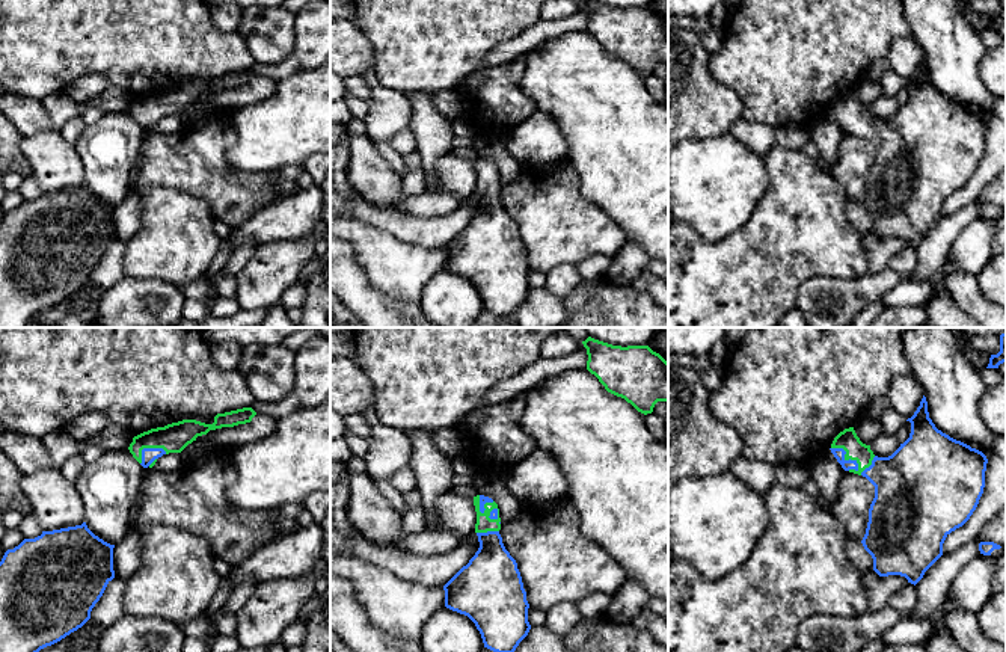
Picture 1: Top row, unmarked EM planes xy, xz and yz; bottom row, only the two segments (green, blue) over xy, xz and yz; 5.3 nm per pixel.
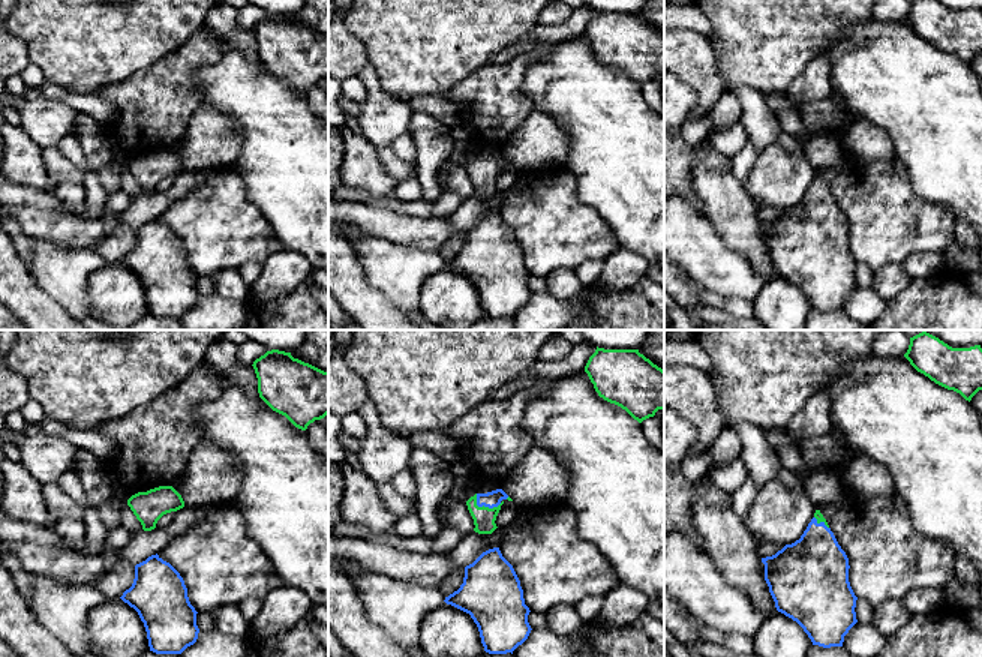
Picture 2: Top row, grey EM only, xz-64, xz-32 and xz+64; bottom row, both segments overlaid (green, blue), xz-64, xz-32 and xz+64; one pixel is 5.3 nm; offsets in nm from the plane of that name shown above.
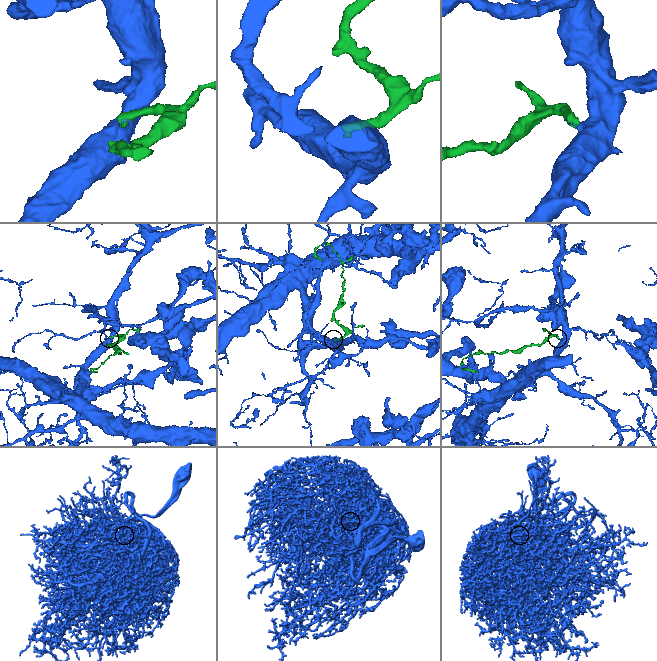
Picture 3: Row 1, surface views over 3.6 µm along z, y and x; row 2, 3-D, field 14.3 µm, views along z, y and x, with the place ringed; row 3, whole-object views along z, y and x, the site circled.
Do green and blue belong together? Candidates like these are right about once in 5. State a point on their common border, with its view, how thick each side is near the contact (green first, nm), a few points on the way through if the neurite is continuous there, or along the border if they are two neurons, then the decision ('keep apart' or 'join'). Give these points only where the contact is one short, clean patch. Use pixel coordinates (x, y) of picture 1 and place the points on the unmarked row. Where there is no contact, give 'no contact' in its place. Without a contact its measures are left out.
contact yz (845, 119); calibres 110 and 60 nm; way yz (855, 112), (845, 119), (839, 115); join

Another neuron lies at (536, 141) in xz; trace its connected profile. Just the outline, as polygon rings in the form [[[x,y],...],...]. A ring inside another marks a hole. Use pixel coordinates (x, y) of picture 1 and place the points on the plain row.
[[[538,110],[520,122],[505,142],[520,165],[566,161],[569,157],[569,145],[558,122]]]

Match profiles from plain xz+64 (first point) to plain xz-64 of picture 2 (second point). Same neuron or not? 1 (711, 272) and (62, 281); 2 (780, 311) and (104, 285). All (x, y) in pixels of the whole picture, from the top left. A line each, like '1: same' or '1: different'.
1: same
2: same

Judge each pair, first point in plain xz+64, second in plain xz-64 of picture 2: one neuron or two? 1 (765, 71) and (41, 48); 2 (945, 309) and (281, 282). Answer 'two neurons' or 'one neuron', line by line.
1: one neuron
2: two neurons

